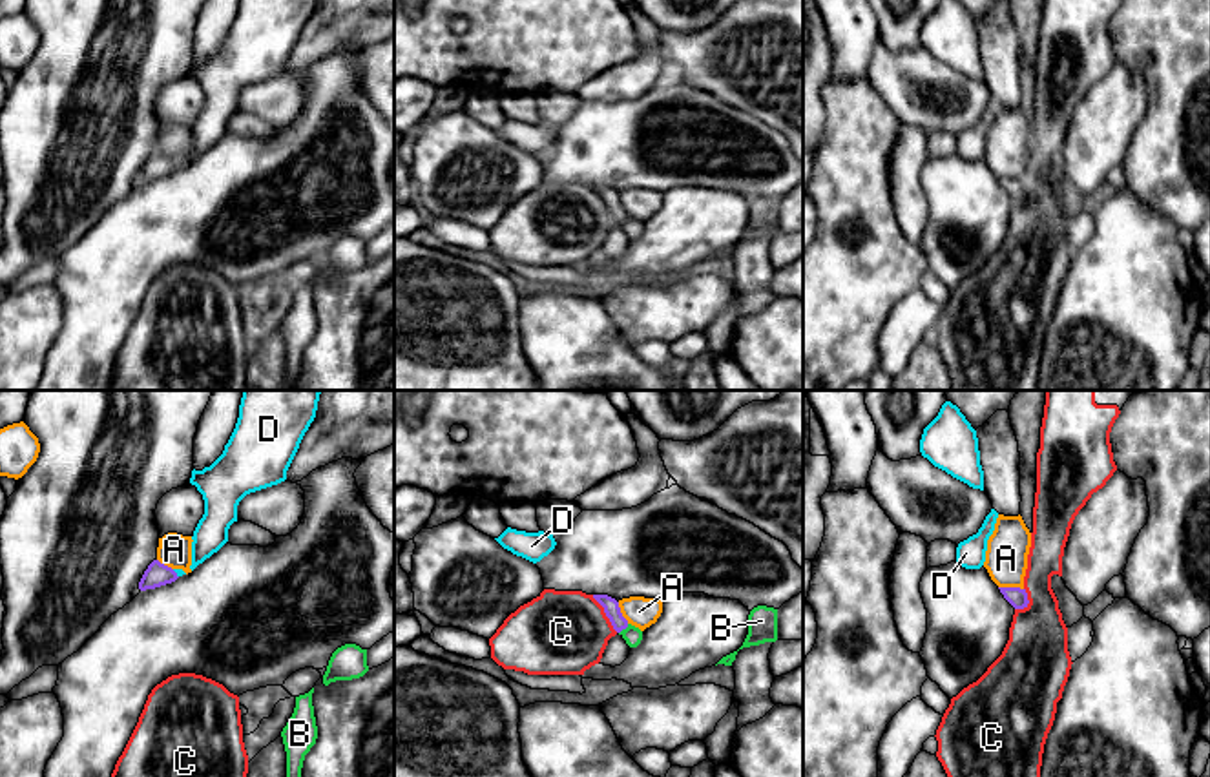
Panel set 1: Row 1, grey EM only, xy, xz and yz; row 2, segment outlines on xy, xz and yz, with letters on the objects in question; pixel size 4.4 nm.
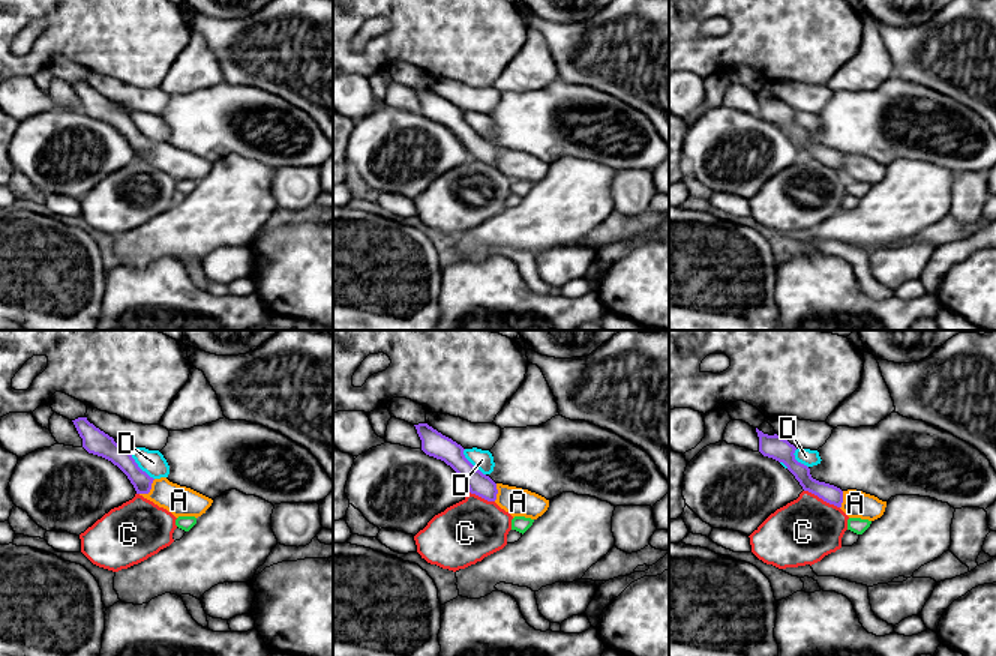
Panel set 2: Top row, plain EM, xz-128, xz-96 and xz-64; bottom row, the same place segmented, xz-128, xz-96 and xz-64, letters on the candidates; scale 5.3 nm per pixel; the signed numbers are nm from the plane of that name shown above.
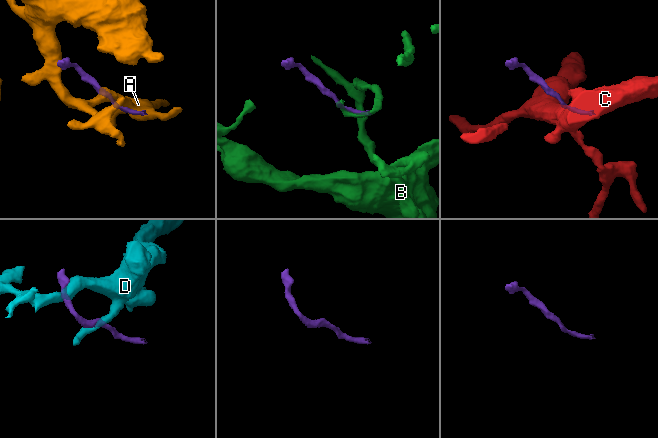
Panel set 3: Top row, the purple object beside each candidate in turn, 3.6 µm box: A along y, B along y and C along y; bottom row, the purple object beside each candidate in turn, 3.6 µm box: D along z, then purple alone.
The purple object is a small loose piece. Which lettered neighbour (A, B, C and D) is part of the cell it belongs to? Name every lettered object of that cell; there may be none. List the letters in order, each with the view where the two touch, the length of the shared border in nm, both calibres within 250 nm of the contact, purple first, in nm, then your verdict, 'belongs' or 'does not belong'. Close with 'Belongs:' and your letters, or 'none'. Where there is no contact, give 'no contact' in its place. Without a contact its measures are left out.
A: contact in yz; length 110 nm; calibres 90 and 190 nm; does not belong
B: contact in xz; length 60 nm; calibres 70 and 80 nm; does not belong
C: contact in xz; length 200 nm; calibres 70 and 360 nm; does not belong
D: contact in xy; length 50 nm; calibres 100 and 30 nm; does not belong
Belongs: none

